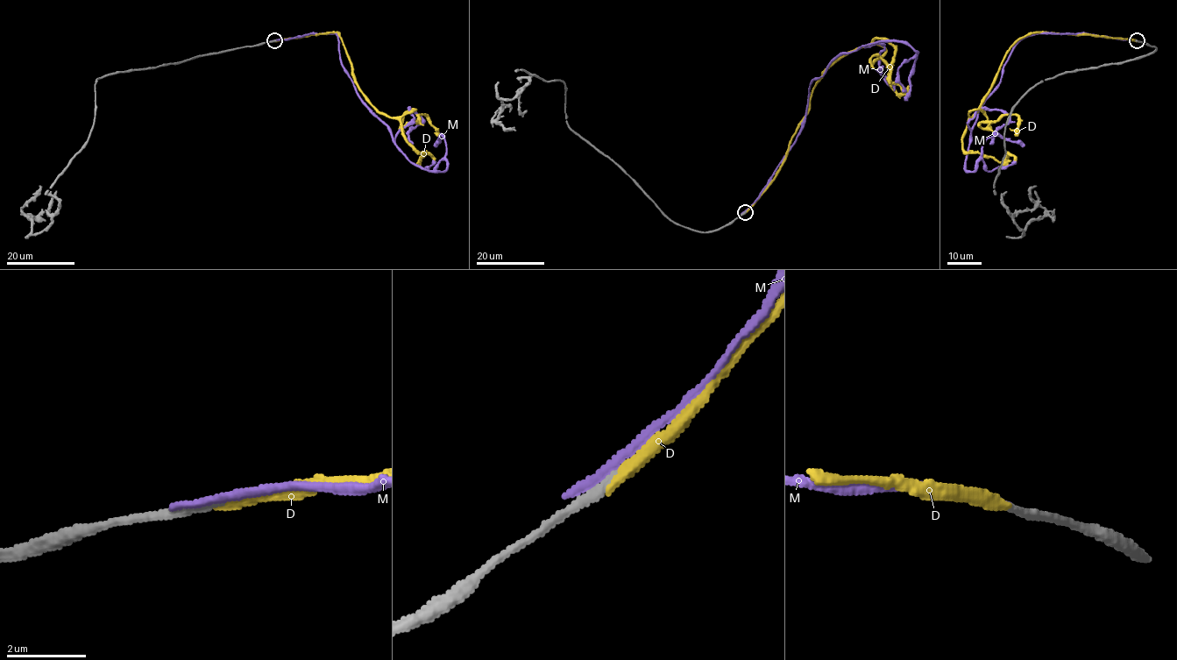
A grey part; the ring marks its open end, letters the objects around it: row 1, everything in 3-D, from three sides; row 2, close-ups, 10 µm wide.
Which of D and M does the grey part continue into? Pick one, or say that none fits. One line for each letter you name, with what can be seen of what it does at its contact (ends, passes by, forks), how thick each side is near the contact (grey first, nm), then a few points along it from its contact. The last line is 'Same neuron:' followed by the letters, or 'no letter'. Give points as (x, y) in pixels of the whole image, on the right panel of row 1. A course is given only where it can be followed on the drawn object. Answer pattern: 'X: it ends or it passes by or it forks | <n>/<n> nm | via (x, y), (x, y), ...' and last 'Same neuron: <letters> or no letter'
D: it ends | 240/320 nm | via (1136, 40), (1021, 37), (968, 116), (979, 109), (986, 128), (980, 124), (1017, 115), (1016, 135)
Same neuron: D

